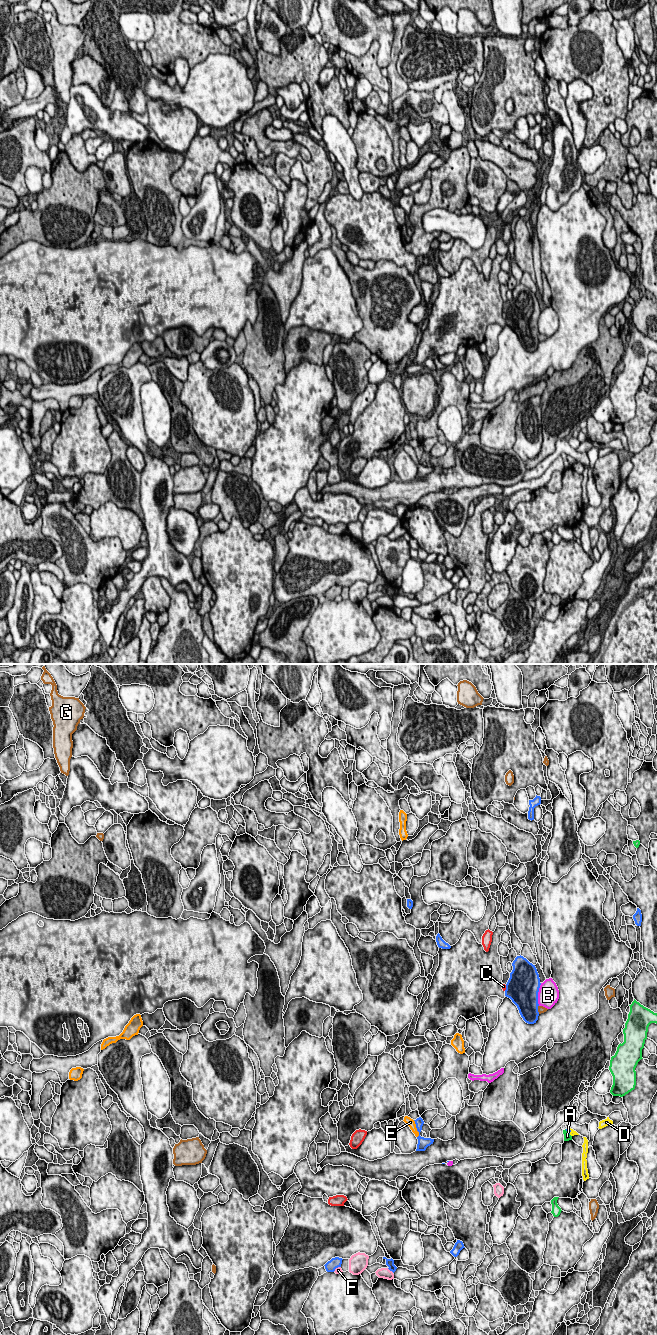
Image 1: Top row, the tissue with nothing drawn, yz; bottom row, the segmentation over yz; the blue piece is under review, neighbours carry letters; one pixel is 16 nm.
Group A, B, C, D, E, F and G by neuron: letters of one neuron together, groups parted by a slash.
A / B / C / D / E / F / G

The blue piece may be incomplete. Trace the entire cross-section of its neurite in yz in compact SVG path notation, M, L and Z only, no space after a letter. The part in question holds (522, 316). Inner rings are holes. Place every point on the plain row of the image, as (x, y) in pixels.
M523 284L512 291L513 298L506 312L505 324L517 334L523 348L534 352L538 348L538 320L540 306L535 293Z

